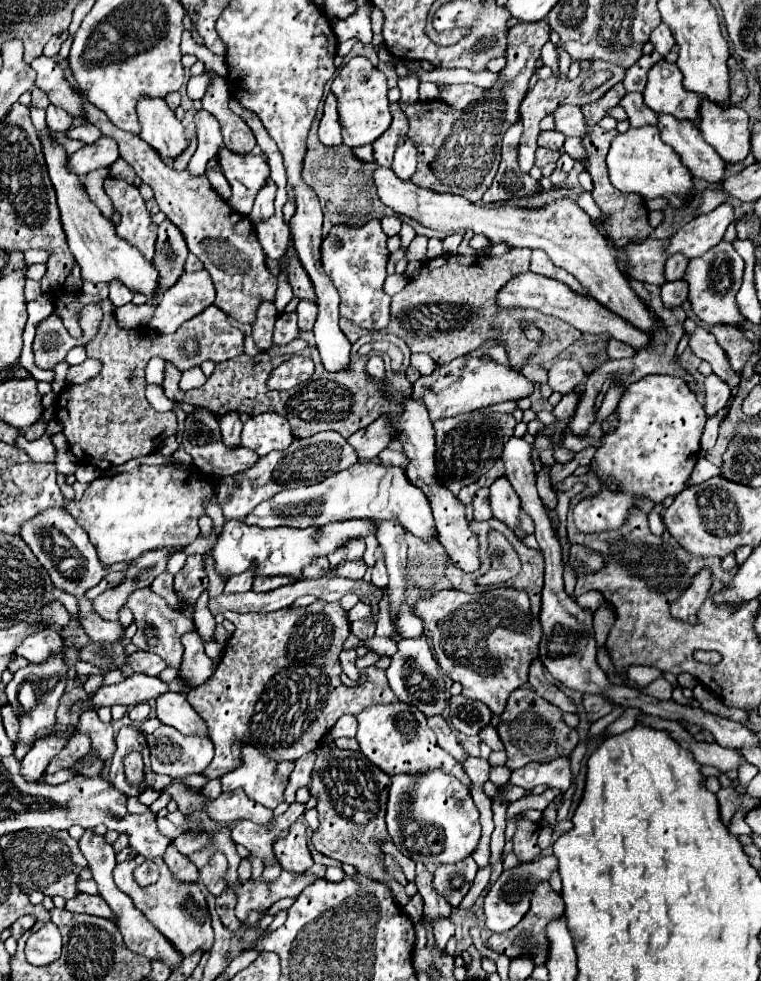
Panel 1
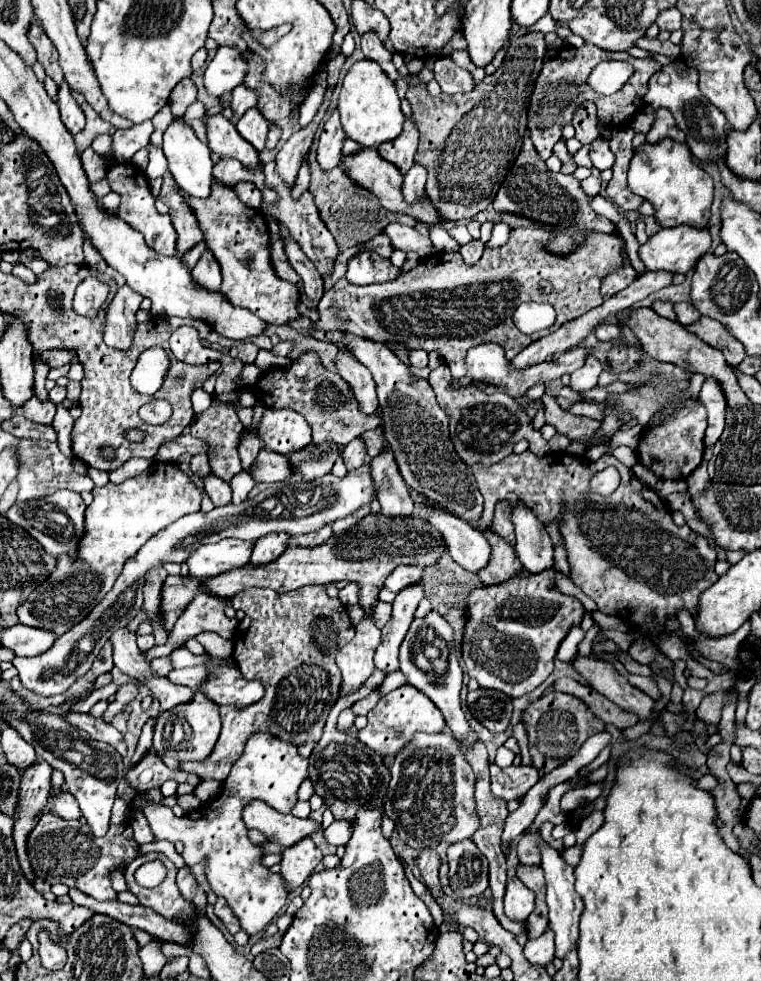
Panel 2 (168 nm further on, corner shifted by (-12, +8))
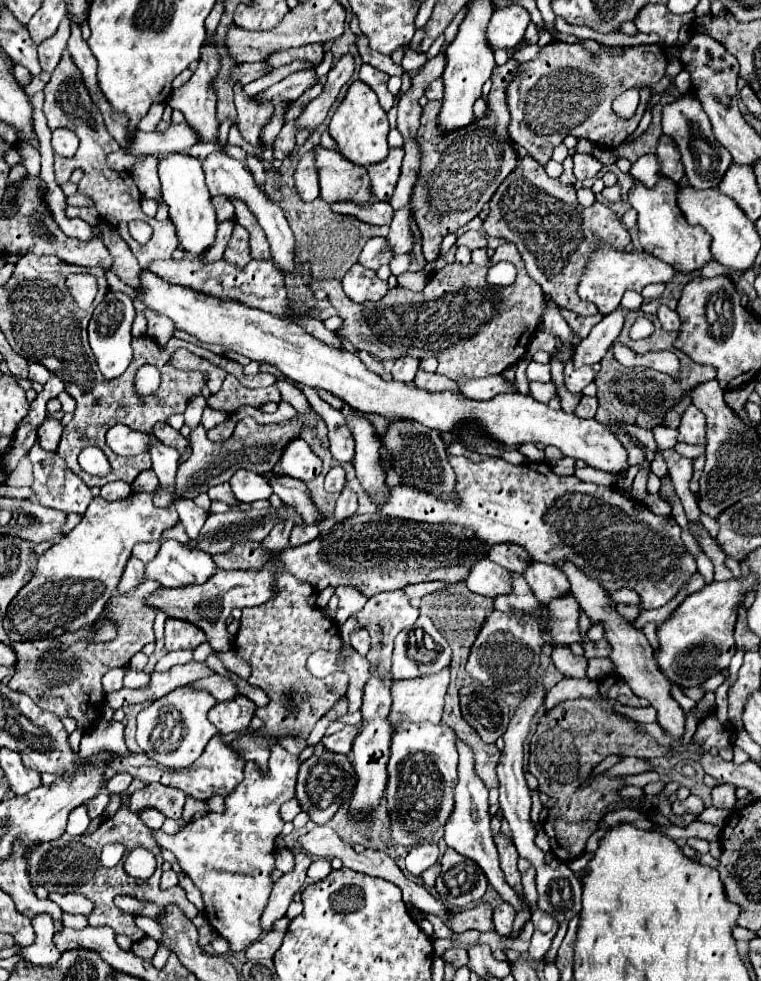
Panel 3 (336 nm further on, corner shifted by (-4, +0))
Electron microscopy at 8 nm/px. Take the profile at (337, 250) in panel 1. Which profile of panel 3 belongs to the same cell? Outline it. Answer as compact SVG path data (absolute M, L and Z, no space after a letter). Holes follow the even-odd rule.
M355 263L351 271L347 271L347 275L343 277L343 291L351 301L377 301L387 293L387 289L387 281L379 279L375 271L365 269L359 263Z

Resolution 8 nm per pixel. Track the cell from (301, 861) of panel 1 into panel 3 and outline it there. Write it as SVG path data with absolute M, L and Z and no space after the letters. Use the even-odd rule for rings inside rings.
M299 851L295 855L295 867L293 867L293 871L281 875L275 881L273 891L271 891L271 897L269 897L269 903L267 903L265 913L261 917L263 931L269 931L271 925L273 925L273 921L275 919L281 919L287 913L287 907L293 901L293 895L299 889L303 889L303 885L305 885L309 865L311 865L311 857L307 853L303 853L303 851Z

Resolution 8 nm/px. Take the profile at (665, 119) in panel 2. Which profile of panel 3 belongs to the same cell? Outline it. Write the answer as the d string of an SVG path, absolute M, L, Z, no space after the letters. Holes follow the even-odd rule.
M661 135L655 155L659 159L659 167L661 167L663 175L669 175L673 181L679 183L683 179L685 171L683 171L679 147L675 147L675 141L671 137L667 137L667 135Z

